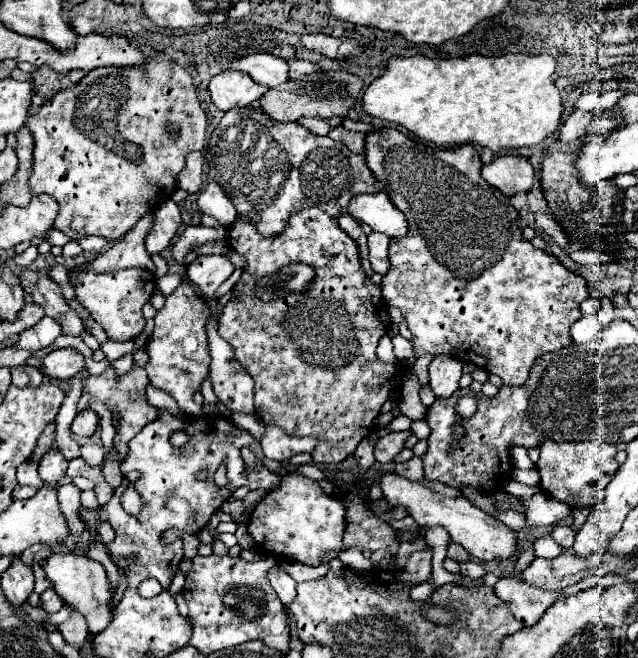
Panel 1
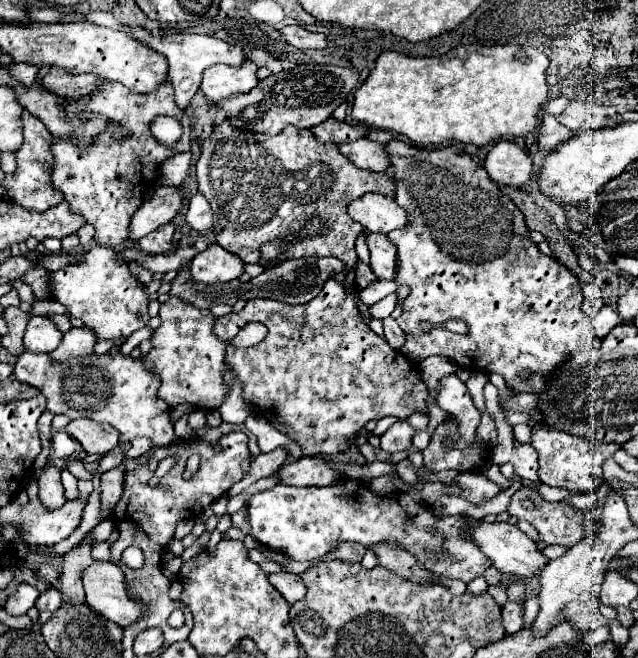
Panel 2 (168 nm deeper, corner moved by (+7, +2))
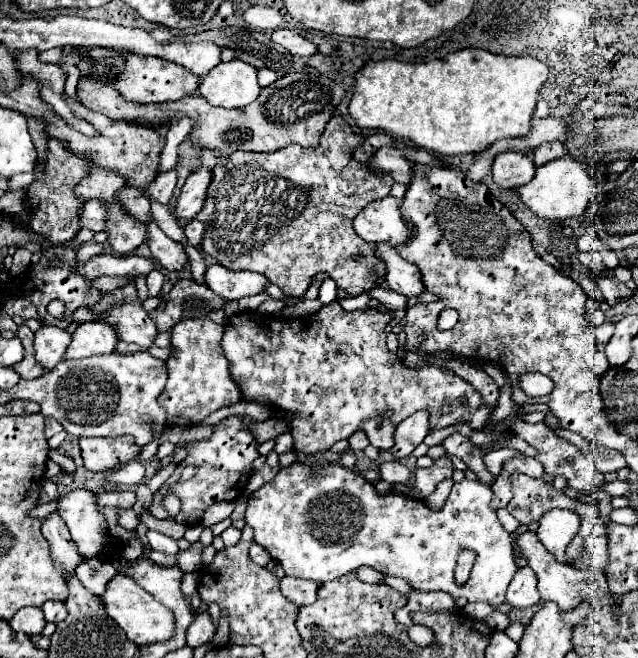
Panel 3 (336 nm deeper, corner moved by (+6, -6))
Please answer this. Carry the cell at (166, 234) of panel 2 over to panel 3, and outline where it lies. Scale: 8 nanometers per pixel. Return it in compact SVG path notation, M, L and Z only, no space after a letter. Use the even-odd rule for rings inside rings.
M150 220L147 225L146 244L152 252L152 256L166 268L166 270L182 270L182 266L188 262L182 244L168 238L156 224L156 220Z

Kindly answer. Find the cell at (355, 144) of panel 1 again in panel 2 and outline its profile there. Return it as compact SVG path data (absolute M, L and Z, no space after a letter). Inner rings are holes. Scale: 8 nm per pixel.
M369 138L339 144L339 150L357 168L367 168L367 170L373 170L373 172L385 172L391 166L389 156L385 152L385 146L381 142L371 142Z

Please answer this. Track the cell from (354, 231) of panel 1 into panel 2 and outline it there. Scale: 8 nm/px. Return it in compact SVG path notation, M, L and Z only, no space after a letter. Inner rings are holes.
M359 262L357 272L355 272L355 284L357 284L357 288L367 288L367 286L369 286L369 284L373 284L375 280L377 280L377 276L373 276L371 268L369 268L367 264Z

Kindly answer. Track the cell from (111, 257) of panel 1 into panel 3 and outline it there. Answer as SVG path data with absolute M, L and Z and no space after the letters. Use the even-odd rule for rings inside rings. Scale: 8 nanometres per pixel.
M200 168L188 176L176 200L176 206L172 208L172 216L176 220L192 220L200 212L204 198L206 198L206 188L210 184L210 178L212 178L210 168Z

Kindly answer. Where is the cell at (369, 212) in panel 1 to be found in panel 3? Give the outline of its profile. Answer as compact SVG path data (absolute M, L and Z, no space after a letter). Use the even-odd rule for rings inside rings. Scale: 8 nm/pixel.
M394 196L370 202L354 218L354 230L366 242L388 242L390 246L402 244L410 236L410 228L402 220Z

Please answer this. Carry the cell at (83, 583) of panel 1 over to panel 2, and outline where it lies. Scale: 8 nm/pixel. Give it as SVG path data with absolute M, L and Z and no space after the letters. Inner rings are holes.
M93 562L83 572L83 586L87 604L123 628L147 614L147 608L129 596L125 574L113 562Z

